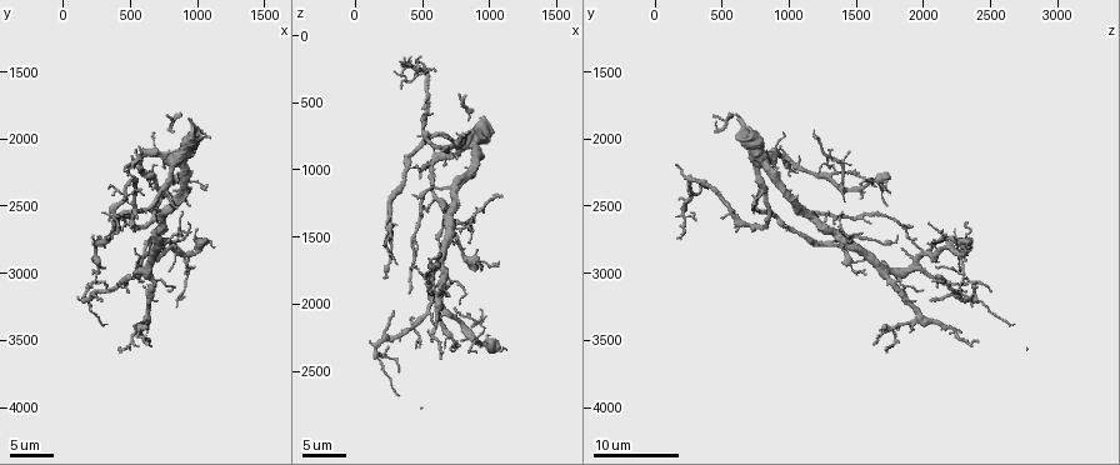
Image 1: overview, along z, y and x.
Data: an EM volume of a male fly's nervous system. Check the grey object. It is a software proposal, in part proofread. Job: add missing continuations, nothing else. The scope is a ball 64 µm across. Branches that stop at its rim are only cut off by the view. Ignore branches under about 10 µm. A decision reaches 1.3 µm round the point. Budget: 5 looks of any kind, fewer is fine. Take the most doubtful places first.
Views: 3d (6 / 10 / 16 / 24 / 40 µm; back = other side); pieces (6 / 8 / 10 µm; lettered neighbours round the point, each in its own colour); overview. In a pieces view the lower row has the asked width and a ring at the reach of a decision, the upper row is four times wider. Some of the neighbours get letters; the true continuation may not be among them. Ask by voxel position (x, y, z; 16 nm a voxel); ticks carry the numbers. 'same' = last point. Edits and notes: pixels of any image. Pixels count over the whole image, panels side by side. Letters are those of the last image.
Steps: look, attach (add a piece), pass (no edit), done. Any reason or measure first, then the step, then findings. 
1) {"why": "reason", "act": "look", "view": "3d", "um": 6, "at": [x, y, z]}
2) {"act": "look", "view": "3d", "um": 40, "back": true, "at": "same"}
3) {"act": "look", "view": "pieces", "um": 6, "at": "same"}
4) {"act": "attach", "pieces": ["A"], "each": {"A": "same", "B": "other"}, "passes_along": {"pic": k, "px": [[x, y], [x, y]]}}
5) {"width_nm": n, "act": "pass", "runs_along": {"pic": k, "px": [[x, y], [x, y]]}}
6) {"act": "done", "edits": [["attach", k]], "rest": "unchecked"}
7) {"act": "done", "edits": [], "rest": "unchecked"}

{"why": "free end", "act": "look", "view": "3d", "um": 6, "at": [300, 3200, 2080]}

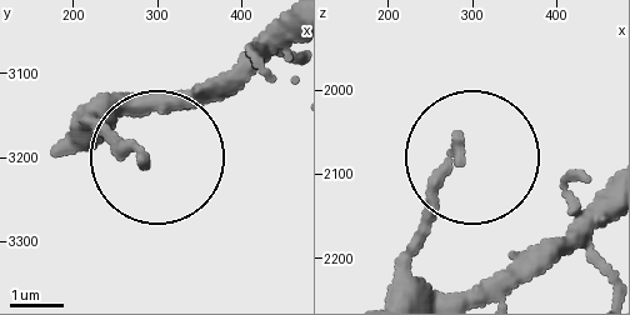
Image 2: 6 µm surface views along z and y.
{"why": "see the neighbours", "act": "look", "view": "pieces", "um": 6, "at": [285, 3200, 2065]}

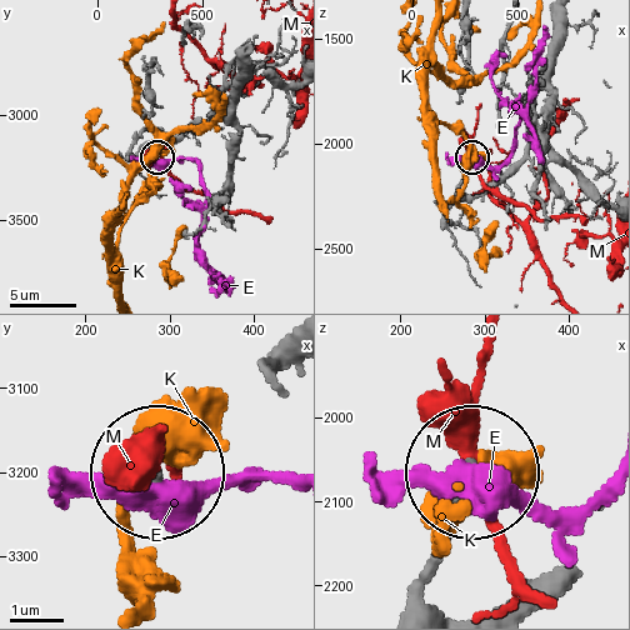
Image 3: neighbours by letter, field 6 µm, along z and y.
{"act": "pass", "each": {"E": "other", "K": "other", "M": "other"}, "found": "no lettered piece goes on from it"}

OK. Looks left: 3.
{"why": "long arm stops here", "act": "look", "view": "pieces", "um": 6, "at": [400, 2640, 1920]}

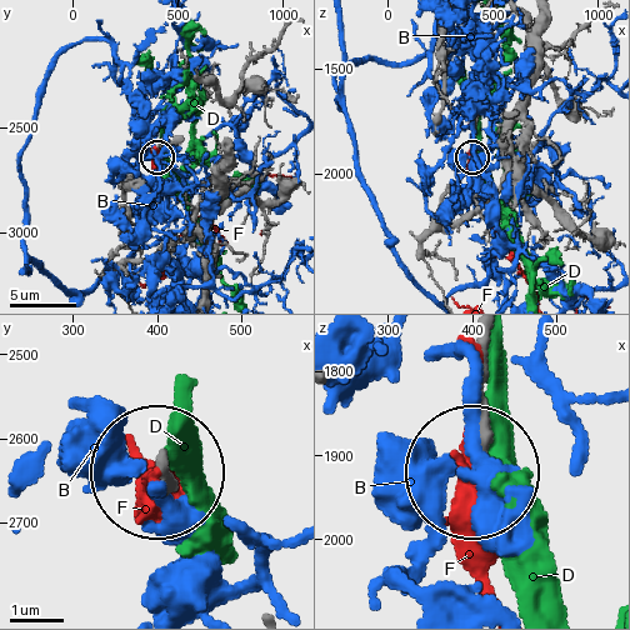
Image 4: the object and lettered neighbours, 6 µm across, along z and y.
{"act": "pass", "each": {"B": "other", "D": "other", "F": "other"}, "found": "none of them fits"}

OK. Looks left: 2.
{"why": "free end", "act": "look", "view": "pieces", "um": 10, "at": [600, 3080, 2140]}

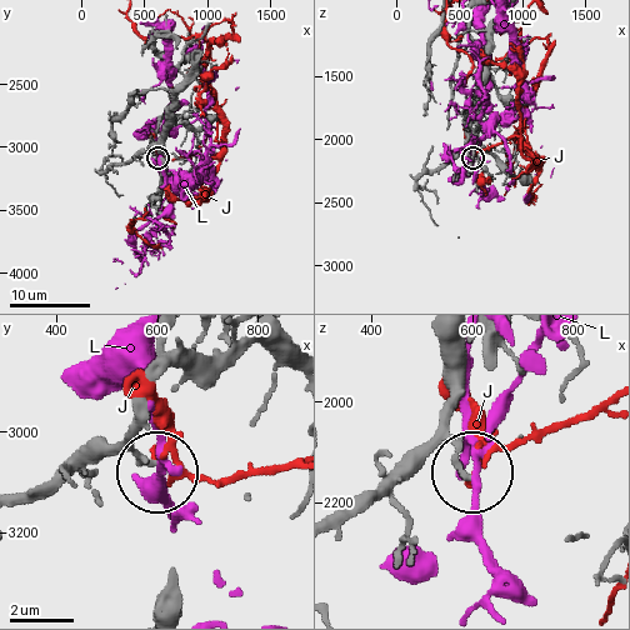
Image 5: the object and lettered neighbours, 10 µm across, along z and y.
{"act": "pass", "each": {"J": "other", "L": "other"}, "runs_along": {"pic": 5, "px": [[458, 340], [450, 429], [471, 474]]}, "found": "no lettered piece goes on from it"}

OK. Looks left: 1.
{"act": "done", "edits": [], "rest": "unchecked"}

